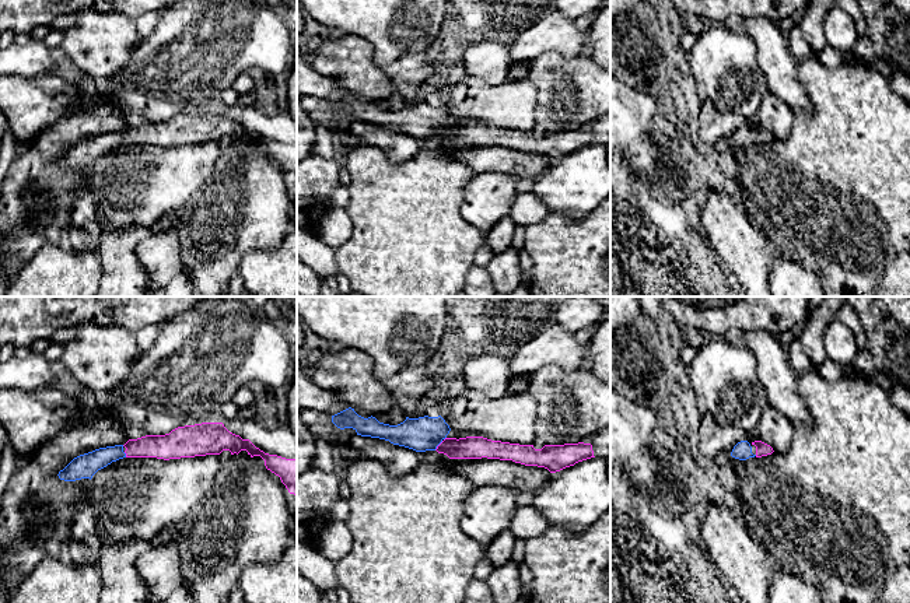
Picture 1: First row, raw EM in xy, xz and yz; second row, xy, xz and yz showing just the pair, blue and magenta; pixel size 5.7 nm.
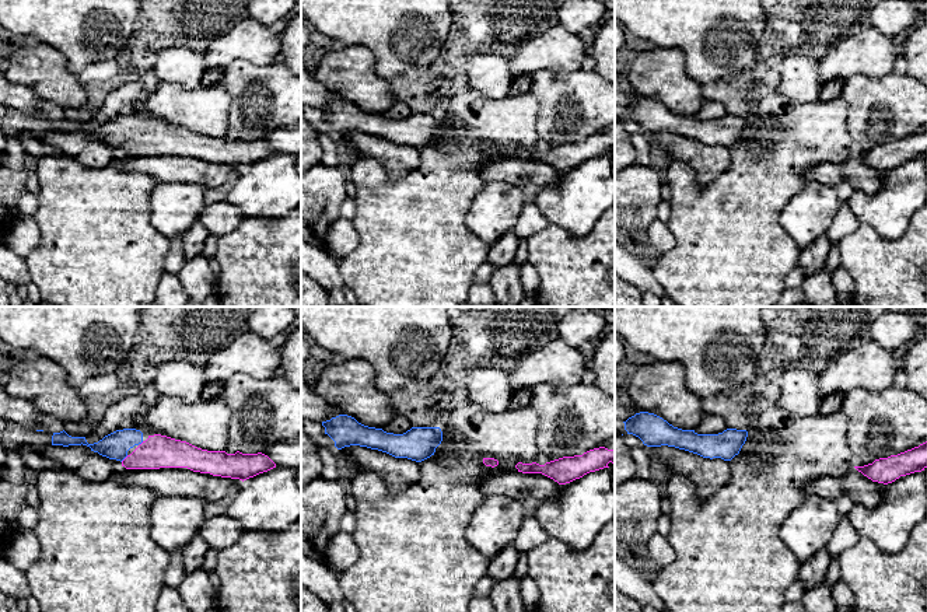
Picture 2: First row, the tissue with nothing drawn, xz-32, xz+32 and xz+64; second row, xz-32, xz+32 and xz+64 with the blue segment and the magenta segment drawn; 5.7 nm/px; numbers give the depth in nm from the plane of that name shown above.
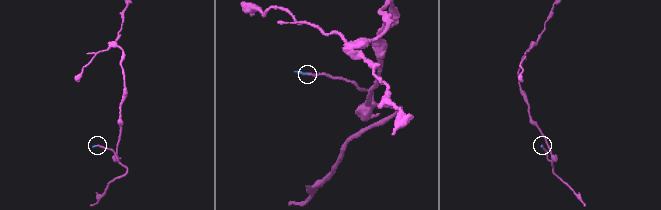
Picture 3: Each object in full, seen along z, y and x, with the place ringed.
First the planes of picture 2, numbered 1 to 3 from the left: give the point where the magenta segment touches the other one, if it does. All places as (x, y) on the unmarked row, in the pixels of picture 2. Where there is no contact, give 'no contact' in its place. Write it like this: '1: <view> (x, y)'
1: xz-32 (123, 144)
2: no contact
3: no contact

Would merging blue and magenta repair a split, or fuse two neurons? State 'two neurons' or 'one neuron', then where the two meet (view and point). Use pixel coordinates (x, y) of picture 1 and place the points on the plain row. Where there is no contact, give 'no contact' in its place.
one neuron | xz (440, 129)

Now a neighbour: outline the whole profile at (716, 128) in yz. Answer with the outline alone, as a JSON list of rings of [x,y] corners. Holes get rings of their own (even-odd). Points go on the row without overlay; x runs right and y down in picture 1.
[[[701,98],[699,137],[710,147],[710,150],[731,141],[734,133],[745,125],[745,118],[729,111],[720,112],[710,98]]]

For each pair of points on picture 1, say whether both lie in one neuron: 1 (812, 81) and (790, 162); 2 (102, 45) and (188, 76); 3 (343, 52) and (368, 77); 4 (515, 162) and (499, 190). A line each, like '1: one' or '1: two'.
1: one
2: two
3: one
4: two

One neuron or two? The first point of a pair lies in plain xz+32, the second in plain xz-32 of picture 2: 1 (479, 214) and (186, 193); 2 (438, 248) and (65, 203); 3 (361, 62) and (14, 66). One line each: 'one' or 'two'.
1: one
2: one
3: one

